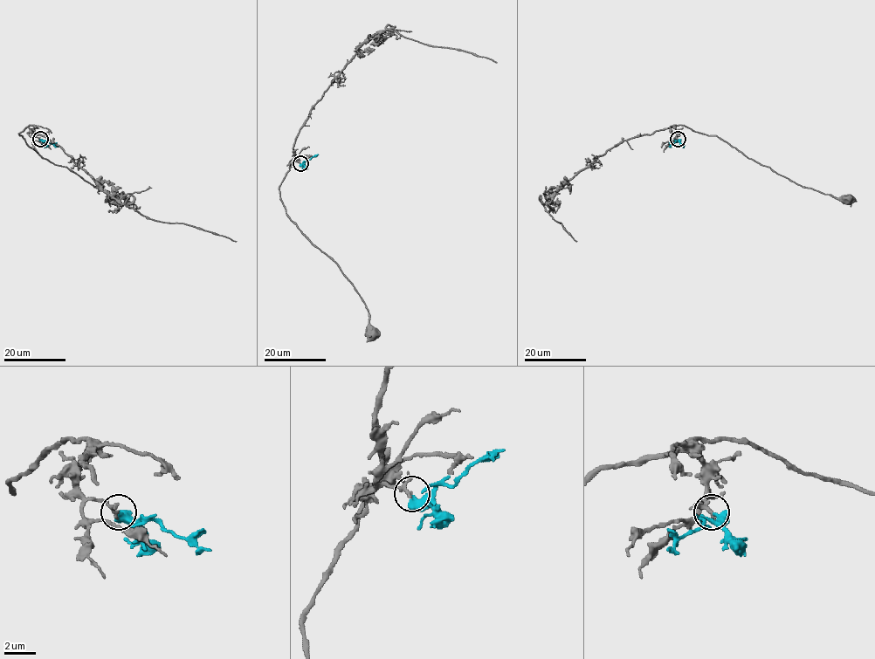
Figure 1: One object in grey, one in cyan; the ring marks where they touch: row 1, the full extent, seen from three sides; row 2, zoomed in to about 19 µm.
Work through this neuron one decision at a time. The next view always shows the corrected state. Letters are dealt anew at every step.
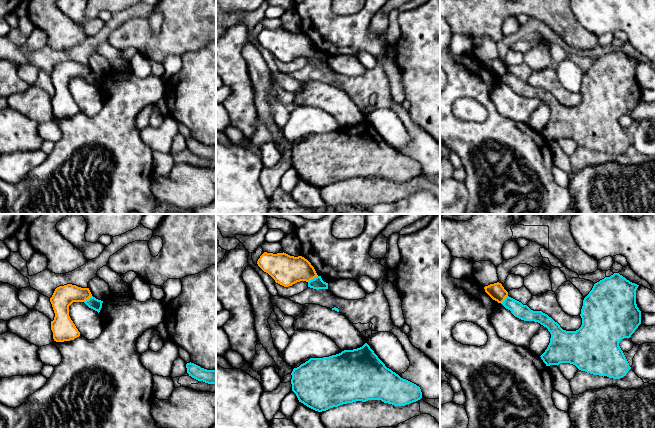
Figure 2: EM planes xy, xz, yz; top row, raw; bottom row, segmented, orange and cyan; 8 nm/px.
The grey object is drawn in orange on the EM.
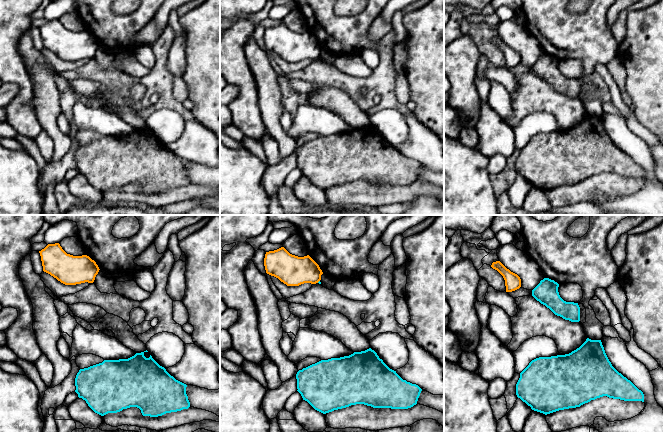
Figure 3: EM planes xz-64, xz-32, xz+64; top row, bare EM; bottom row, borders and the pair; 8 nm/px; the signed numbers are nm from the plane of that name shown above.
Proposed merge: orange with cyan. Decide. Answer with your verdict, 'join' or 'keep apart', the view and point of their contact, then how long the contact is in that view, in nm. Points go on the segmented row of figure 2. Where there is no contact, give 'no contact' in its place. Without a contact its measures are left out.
keep apart; meets orange in xz at (312, 278); contact 100 nm long

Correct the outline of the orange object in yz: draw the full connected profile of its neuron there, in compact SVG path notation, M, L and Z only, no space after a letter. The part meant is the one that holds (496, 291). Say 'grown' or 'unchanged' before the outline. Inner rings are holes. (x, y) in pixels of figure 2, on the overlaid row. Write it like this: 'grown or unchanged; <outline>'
unchanged; M499 282L485 286L484 289L485 292L498 303L502 303L508 296L508 292Z

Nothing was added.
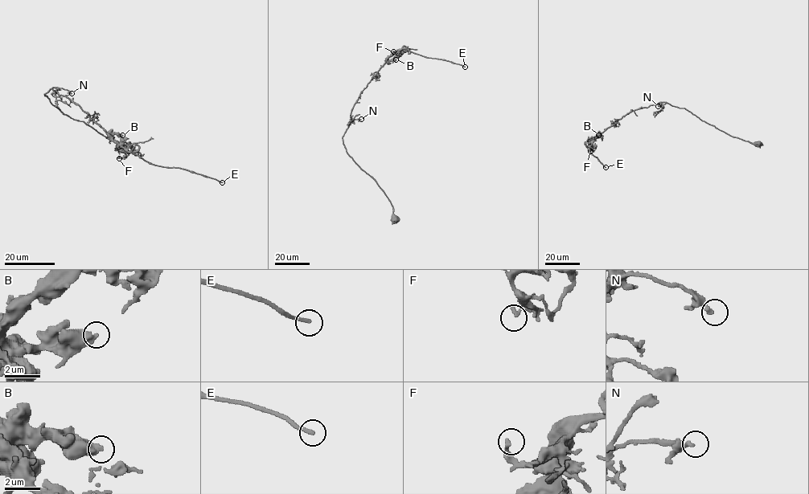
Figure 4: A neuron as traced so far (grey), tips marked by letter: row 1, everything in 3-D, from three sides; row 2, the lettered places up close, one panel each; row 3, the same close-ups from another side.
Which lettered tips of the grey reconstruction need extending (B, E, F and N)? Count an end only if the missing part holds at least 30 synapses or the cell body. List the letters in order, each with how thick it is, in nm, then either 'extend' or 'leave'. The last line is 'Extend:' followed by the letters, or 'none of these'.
B: calibre 500 nm; leave
E: calibre 200 nm; leave
F: calibre 240 nm; leave
N: calibre 260 nm; leave
Extend: none of these

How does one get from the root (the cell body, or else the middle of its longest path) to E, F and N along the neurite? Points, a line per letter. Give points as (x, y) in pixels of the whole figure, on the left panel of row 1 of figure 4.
E: (121, 149), (112, 139), (65, 115), (44, 94), (55, 87), (114, 141), (146, 161), (222, 182)
F: (121, 149), (65, 115), (44, 94), (55, 87), (76, 104), (124, 149), (119, 158)
N: (121, 149), (112, 139), (65, 115), (44, 95), (52, 87), (71, 93)

